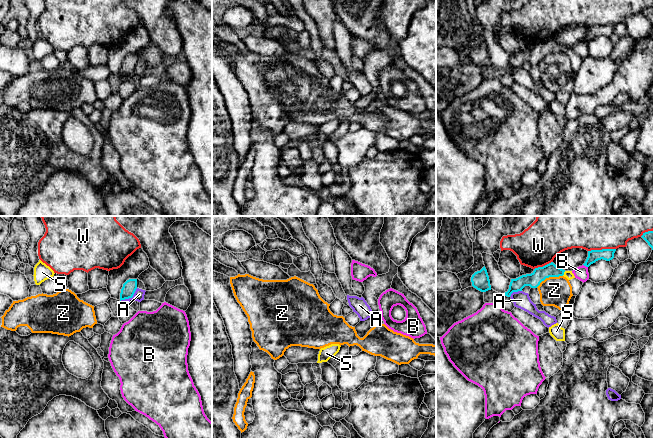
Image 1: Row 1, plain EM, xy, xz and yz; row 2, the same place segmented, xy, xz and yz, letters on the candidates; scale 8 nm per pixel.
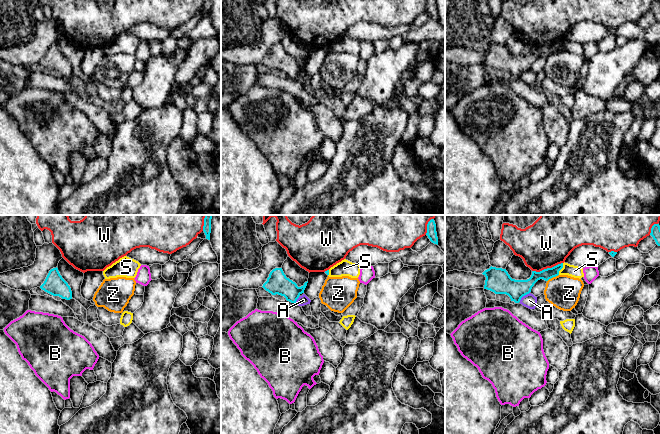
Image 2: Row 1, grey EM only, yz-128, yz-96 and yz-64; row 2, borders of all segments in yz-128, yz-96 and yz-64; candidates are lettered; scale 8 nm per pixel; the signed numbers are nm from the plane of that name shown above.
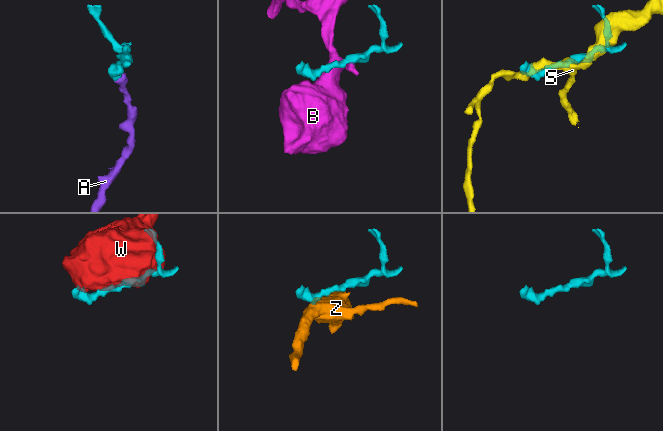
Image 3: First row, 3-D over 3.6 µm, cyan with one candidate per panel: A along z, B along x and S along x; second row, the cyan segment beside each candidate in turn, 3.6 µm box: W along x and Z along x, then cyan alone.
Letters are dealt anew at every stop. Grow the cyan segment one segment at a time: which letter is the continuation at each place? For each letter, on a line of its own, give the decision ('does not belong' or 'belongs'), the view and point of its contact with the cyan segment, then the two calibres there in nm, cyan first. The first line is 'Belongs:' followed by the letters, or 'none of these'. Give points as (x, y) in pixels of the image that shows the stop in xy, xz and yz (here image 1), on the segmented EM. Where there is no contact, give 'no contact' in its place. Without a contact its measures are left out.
Belongs: none of these
A: does not belong; meets cyan in xy at (130, 297); 110 nm thick on the cyan side, 80 nm on the other
B: does not belong; meets cyan in yz at (585, 265); 100 nm thick on the cyan side, 110 nm on the other
S: does not belong; meets cyan in yz at (563, 273); 120 nm thick on the cyan side, 70 nm on the other
W: does not belong; meets cyan in yz at (602, 249); 100 nm thick on the cyan side, 500 nm on the other
Z: does not belong; meets cyan in yz at (549, 276); 120 nm thick on the cyan side, 240 nm on the other

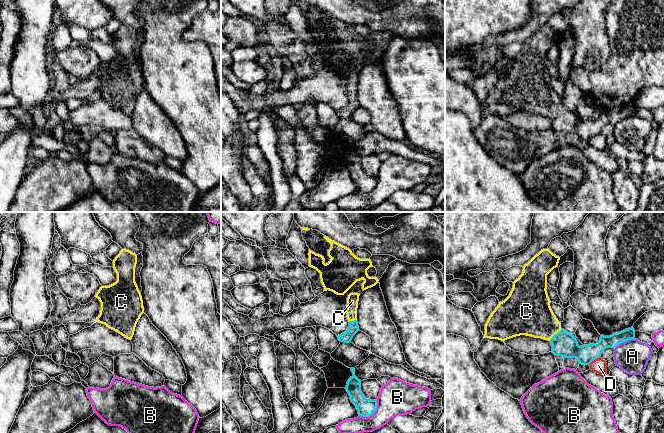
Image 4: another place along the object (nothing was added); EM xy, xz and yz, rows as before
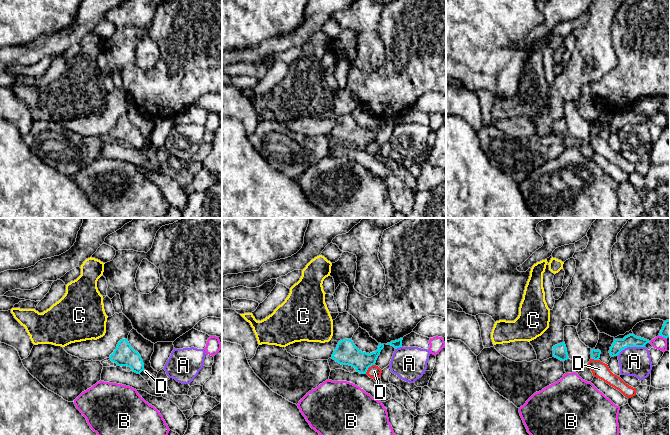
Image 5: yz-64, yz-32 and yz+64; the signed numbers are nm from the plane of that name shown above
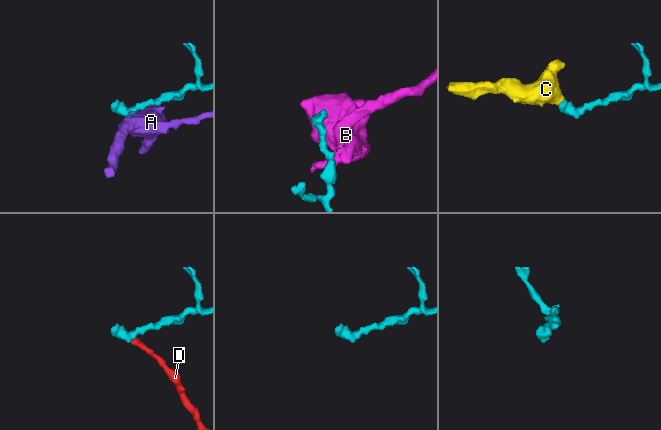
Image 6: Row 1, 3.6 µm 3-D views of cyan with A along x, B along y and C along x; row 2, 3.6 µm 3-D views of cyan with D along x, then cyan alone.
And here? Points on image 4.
Belongs: C
A: does not belong; meets cyan in yz at (624, 341); 110 nm thick on the cyan side, 260 nm on the other
B: does not belong; meets cyan in xz at (371, 414); 140 nm thick on the cyan side, 280 nm on the other
C: belongs; meets cyan in yz at (555, 334); 200 nm thick on the cyan side, 340 nm on the other
D: does not belong; meets cyan in yz at (593, 359); 190 nm thick on the cyan side, 120 nm on the other

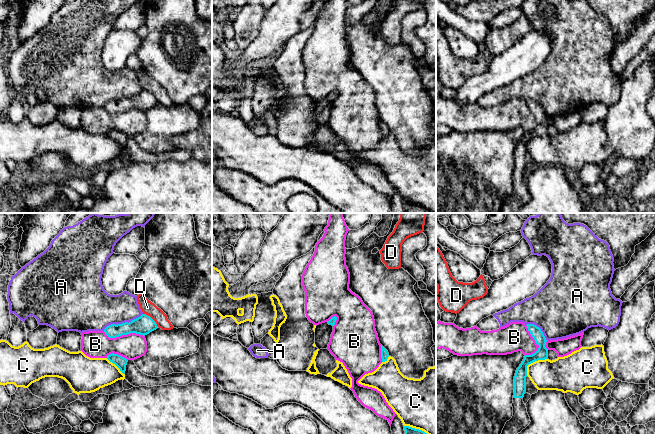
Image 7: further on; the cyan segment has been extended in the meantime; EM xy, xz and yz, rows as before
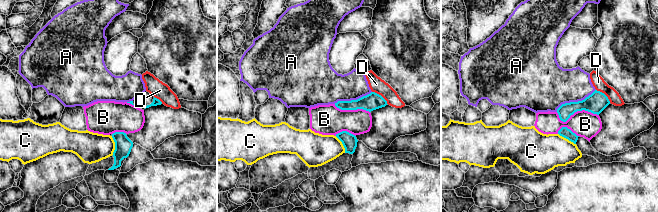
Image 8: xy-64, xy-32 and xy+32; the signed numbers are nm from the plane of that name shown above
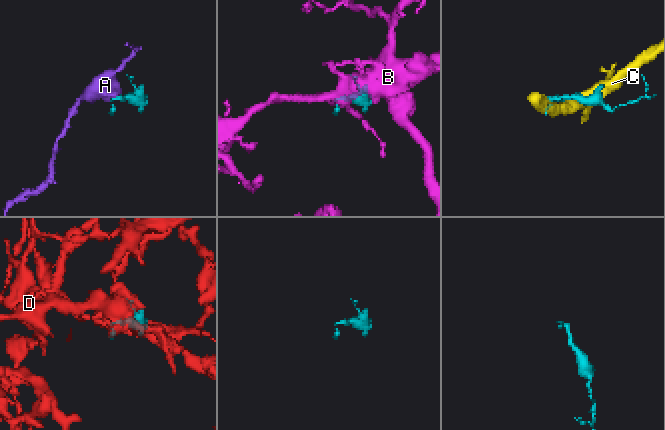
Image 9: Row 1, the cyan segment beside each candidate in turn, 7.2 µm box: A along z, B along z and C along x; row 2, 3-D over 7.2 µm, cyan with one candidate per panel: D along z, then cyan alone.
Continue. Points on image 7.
Belongs: none of these
A: does not belong; meets cyan in xy at (122, 323); 160 nm thick on the cyan side, 320 nm on the other
B: does not belong; meets cyan in xy at (124, 334); 160 nm thick on the cyan side, 220 nm on the other
C: does not belong; meets cyan in yz at (532, 362); 100 nm thick on the cyan side, 260 nm on the other
D: does not belong; meets cyan in xy at (151, 318); 160 nm thick on the cyan side, 110 nm on the other

